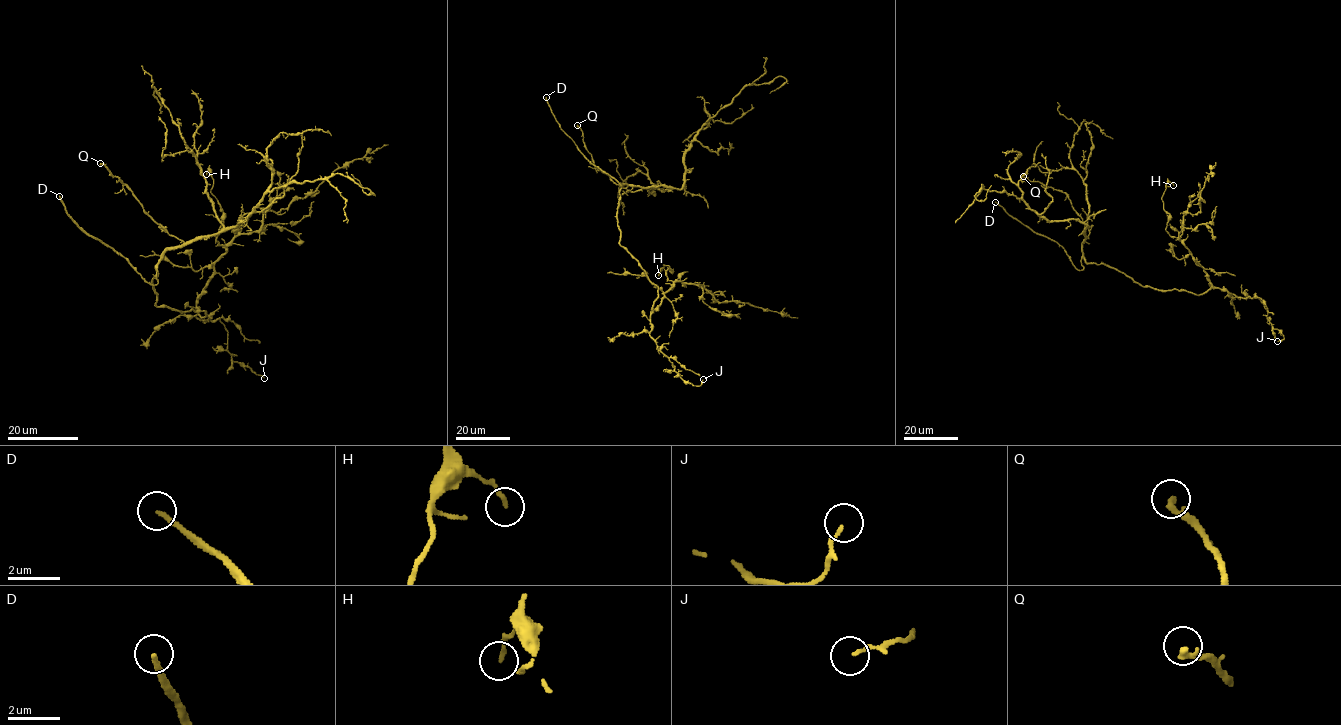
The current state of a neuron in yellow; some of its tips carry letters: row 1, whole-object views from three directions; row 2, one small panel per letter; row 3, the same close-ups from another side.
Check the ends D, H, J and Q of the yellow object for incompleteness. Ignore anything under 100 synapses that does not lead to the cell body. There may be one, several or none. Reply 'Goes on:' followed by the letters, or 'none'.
Goes on: D

